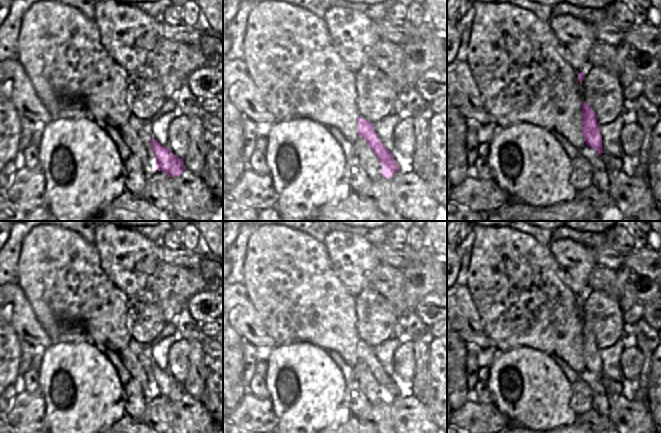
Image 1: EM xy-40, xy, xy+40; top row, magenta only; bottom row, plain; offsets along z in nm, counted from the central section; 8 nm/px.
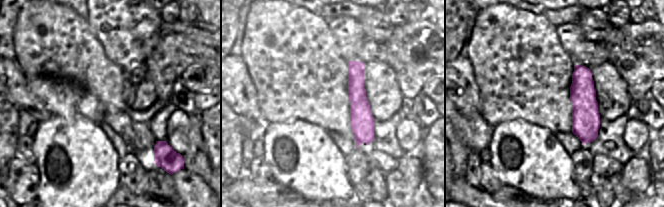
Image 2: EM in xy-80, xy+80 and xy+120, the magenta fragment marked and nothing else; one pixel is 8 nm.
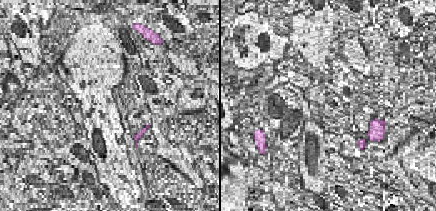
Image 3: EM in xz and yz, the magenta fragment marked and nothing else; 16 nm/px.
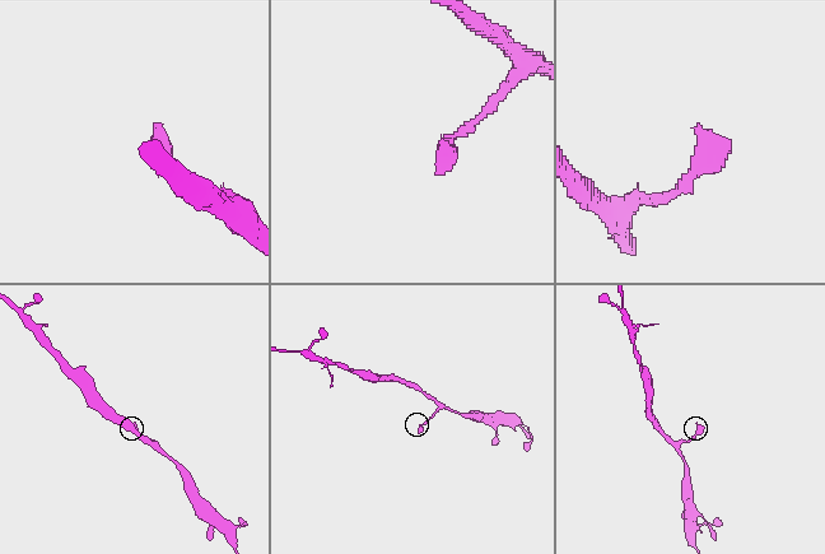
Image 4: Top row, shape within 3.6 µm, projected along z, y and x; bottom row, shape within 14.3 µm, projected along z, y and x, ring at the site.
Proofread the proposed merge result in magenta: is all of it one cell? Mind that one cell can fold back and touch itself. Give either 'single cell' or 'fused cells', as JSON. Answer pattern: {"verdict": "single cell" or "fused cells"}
{"verdict": "single cell"}

